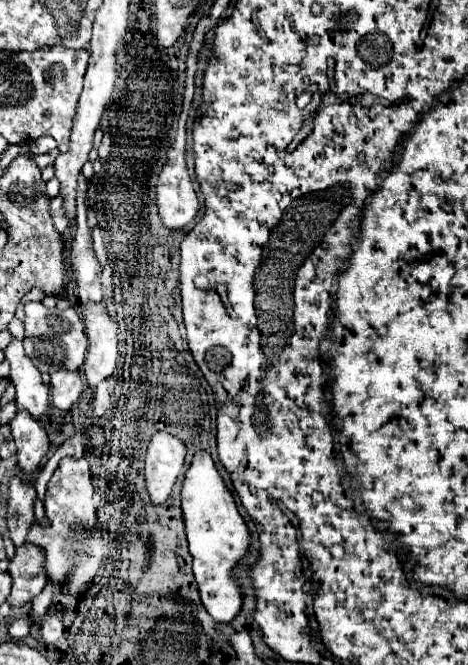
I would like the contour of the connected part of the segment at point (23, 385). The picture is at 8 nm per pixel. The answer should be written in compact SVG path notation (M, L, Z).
M11 339L5 347L5 359L11 365L11 381L17 387L17 409L27 409L35 419L45 417L49 409L49 387L43 385L41 373L23 351L19 339Z

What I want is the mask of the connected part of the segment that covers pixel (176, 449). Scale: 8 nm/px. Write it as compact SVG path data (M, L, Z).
M159 431L151 437L145 457L145 485L155 505L165 503L171 495L173 483L183 469L185 455L187 449L177 437L165 431Z

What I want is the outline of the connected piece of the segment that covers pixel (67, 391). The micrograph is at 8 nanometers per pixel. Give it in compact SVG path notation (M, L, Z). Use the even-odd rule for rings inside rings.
M57 371L51 375L51 399L57 409L69 411L83 391L83 381L77 371Z

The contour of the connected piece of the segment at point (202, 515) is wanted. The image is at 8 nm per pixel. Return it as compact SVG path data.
M207 451L193 455L181 489L181 509L187 533L189 553L193 557L193 575L199 585L199 597L215 621L231 621L241 611L241 591L231 577L231 569L249 549L249 531L237 511L235 499L225 487L215 463Z

